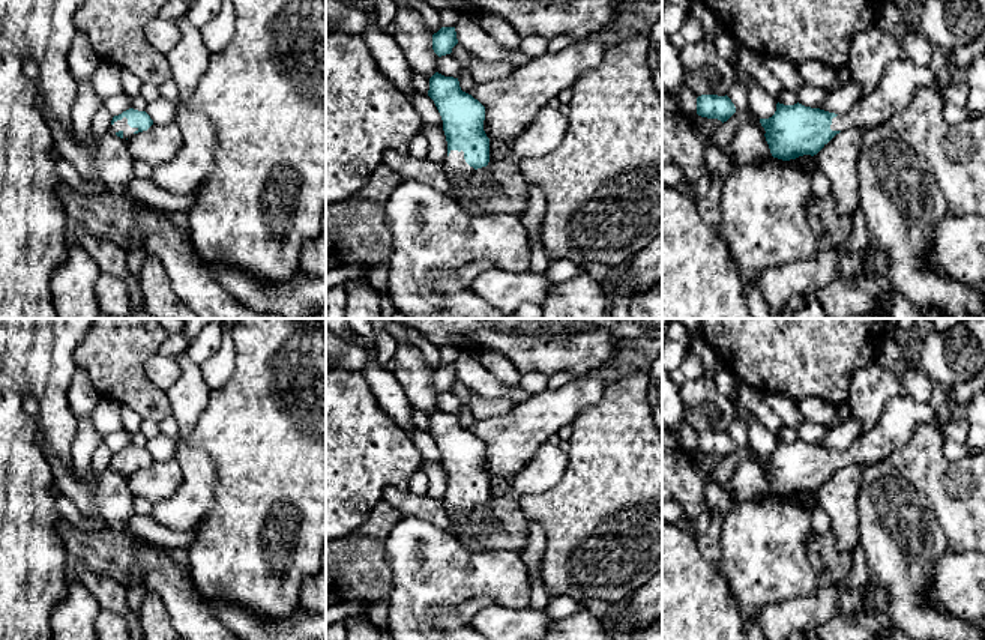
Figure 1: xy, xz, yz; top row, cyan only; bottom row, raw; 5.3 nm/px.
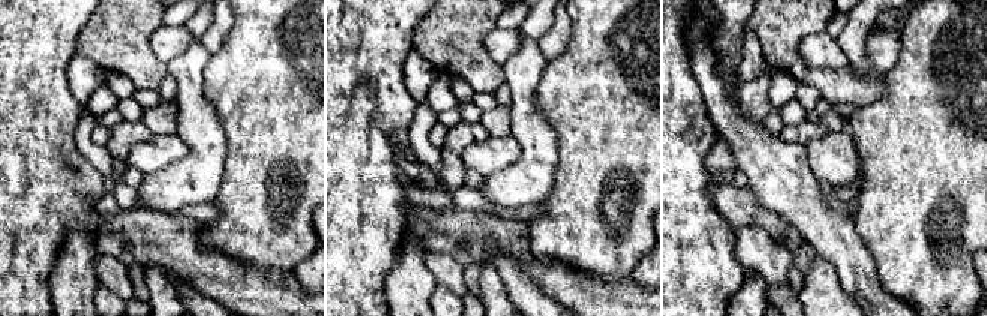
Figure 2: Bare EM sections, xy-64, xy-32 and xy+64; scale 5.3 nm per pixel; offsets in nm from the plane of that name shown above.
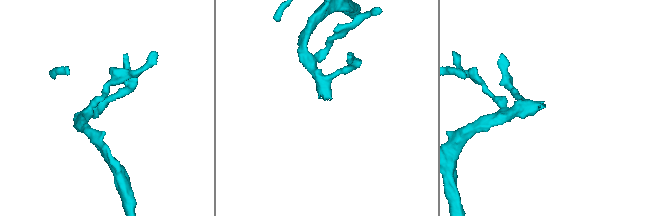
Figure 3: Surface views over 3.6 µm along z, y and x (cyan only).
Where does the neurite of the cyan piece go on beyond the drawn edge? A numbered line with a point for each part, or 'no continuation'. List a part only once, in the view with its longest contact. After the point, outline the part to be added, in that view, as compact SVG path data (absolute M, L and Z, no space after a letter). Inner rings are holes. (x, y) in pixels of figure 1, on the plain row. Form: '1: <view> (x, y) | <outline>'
1: xy (120, 461) | M123 454L122 457L114 458L114 460L111 461L110 467L111 467L113 470L122 467L122 469L123 469L123 475L129 475L129 473L134 472L135 467L138 467L138 464L131 464L131 463L128 461L128 455Z

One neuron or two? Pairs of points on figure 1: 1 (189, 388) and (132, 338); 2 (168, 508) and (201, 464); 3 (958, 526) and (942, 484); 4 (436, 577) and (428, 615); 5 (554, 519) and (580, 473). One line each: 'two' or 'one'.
1: two
2: one
3: one
4: one
5: one

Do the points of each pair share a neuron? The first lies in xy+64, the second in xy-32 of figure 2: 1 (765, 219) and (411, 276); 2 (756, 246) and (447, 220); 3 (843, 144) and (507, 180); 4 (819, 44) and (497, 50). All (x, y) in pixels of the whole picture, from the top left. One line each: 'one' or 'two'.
1: two
2: two
3: two
4: one

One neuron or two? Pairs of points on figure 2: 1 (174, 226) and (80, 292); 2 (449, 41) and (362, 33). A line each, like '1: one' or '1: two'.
1: two
2: two

